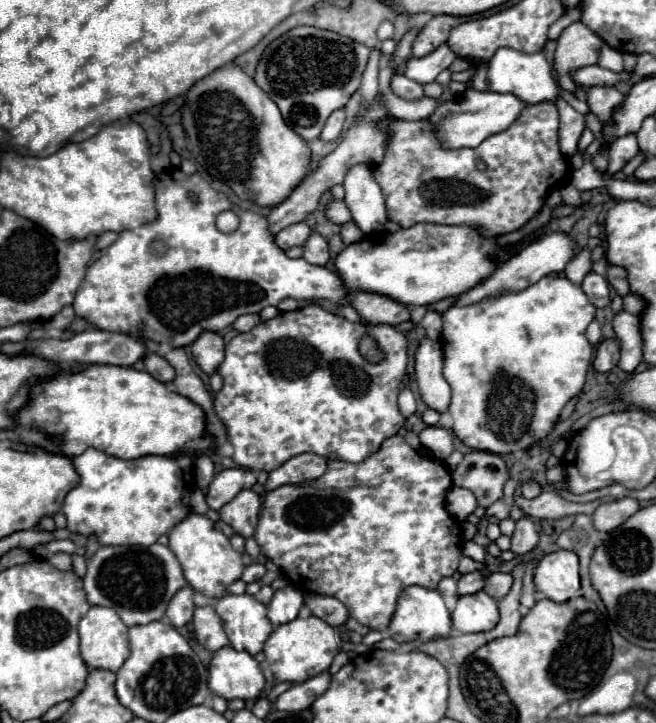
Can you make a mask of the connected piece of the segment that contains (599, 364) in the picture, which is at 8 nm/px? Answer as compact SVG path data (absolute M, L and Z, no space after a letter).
M610 338L610 340L602 340L598 344L592 366L598 372L610 372L618 364L618 360L620 360L620 344L618 344L618 340Z

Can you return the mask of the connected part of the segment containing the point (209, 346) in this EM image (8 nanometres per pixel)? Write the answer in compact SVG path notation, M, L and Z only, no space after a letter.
M204 332L192 344L192 356L202 372L214 374L224 360L224 342L214 332Z

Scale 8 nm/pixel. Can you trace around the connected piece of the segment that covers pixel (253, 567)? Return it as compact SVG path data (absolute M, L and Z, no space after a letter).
M250 564L250 566L244 570L242 580L244 580L244 582L256 582L256 580L260 580L264 574L266 574L266 566L262 566L262 564Z

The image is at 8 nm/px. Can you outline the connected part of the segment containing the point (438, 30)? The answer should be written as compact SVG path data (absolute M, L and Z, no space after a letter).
M434 16L428 20L428 24L418 32L414 44L412 44L412 54L416 58L430 54L432 50L436 50L440 44L444 44L448 40L448 34L454 26L458 26L460 22L464 22L466 18L458 18L458 16Z

